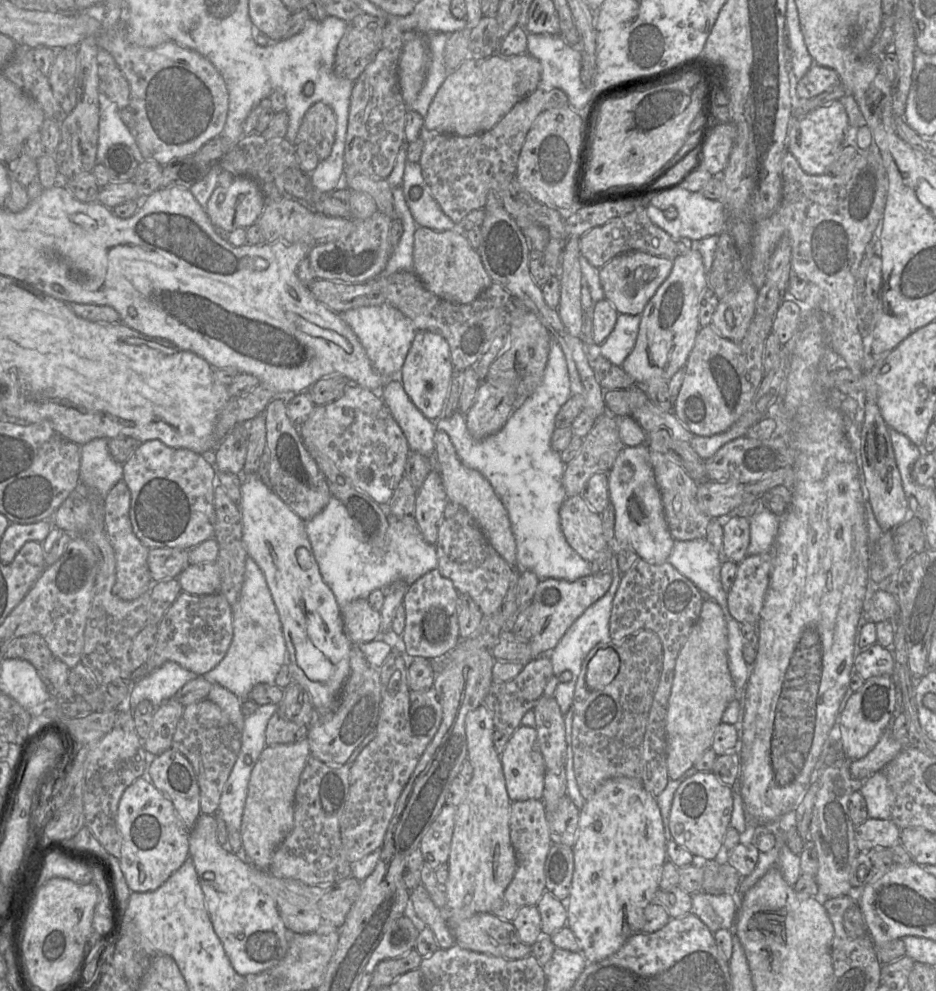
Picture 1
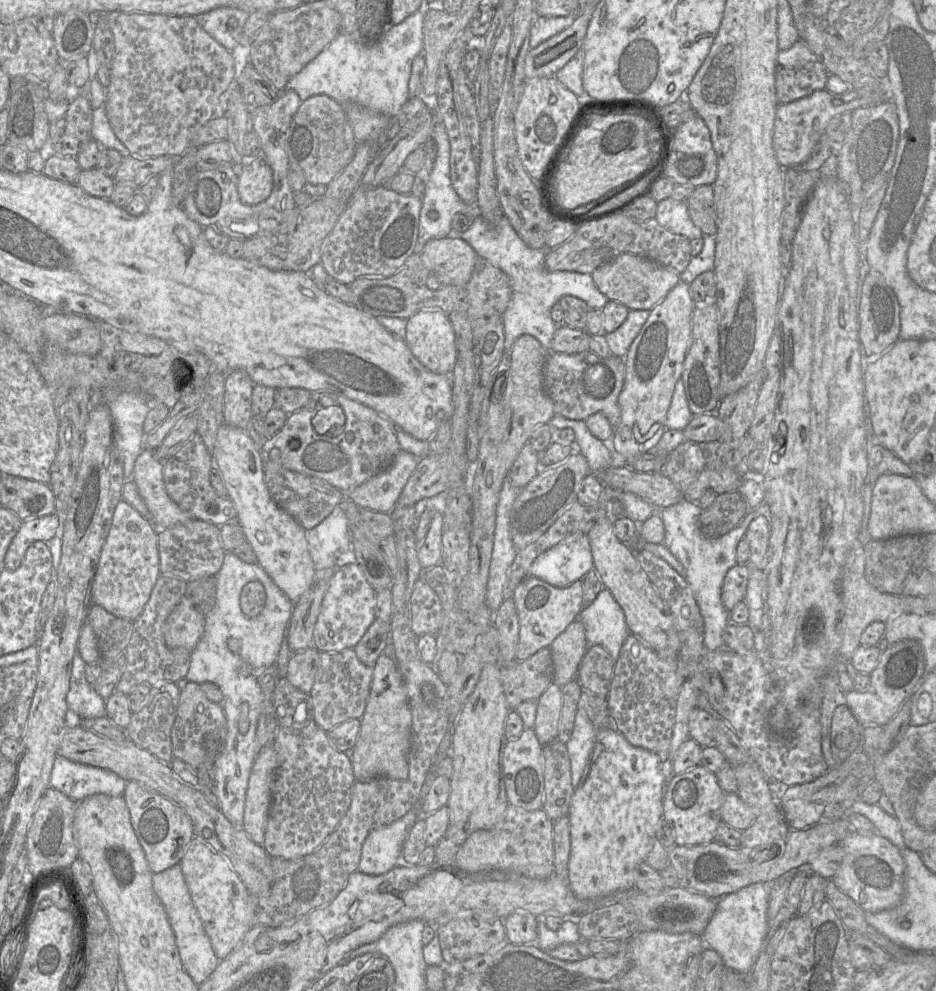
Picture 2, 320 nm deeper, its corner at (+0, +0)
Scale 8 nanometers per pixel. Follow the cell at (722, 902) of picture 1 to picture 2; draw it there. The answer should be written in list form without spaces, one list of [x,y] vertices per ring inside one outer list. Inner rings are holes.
[[[754,883],[717,900],[702,937],[708,948],[719,953],[726,968],[743,975],[751,973],[769,932],[767,910],[772,883]]]

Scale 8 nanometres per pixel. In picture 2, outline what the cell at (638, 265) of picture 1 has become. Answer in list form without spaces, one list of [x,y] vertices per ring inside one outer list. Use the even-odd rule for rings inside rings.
[[[622,253],[592,273],[598,290],[609,300],[617,301],[629,309],[651,310],[680,281],[680,273],[664,267],[648,258]]]

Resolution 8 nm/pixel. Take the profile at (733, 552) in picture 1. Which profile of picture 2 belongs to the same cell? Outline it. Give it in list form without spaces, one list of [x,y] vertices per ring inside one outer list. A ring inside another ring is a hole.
[[[758,516],[748,526],[744,538],[749,543],[749,564],[752,568],[763,571],[767,564],[770,526],[768,519]]]

